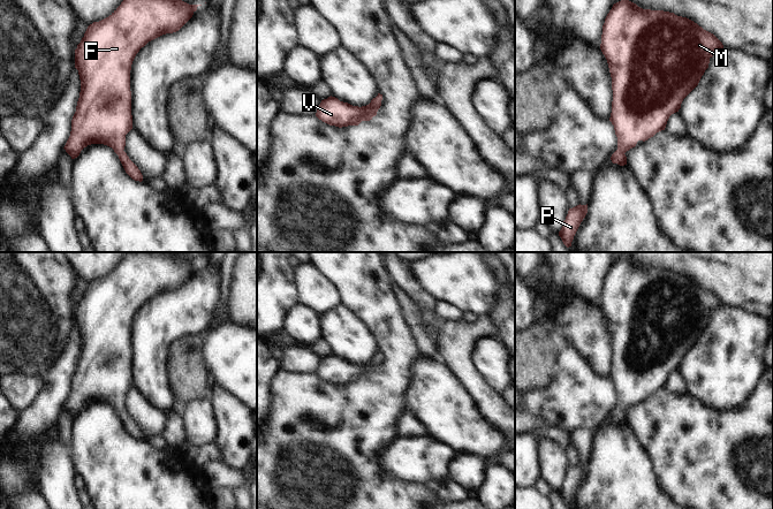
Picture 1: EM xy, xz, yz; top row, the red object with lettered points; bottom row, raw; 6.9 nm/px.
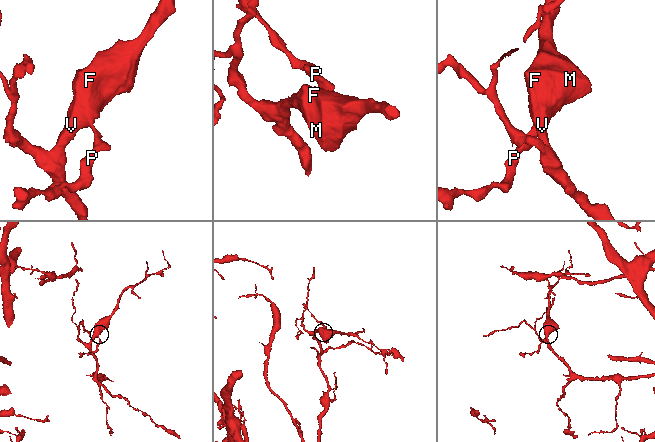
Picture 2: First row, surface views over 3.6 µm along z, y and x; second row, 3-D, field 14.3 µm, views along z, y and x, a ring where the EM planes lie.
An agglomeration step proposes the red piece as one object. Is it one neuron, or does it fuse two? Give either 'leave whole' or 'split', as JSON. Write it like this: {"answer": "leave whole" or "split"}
{"answer": "leave whole"}

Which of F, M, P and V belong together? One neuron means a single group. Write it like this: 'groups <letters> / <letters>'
groups F M P V

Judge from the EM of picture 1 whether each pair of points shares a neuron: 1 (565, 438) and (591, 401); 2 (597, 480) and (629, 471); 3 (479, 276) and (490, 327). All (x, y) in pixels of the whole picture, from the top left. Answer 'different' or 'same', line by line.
1: different
2: same
3: different

